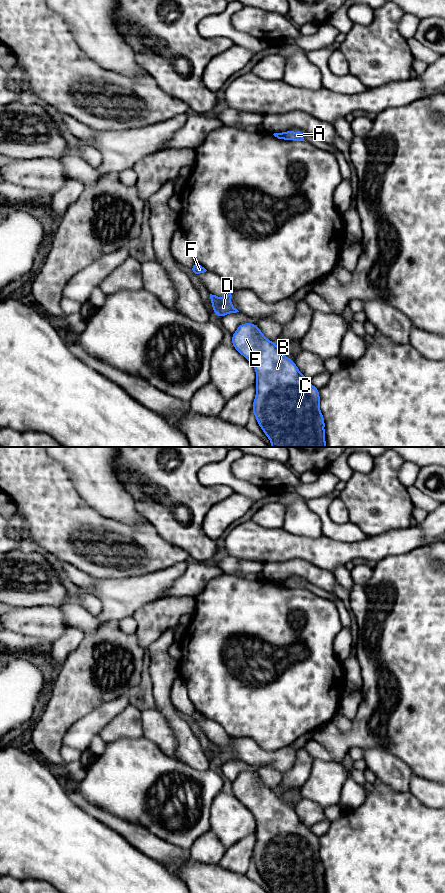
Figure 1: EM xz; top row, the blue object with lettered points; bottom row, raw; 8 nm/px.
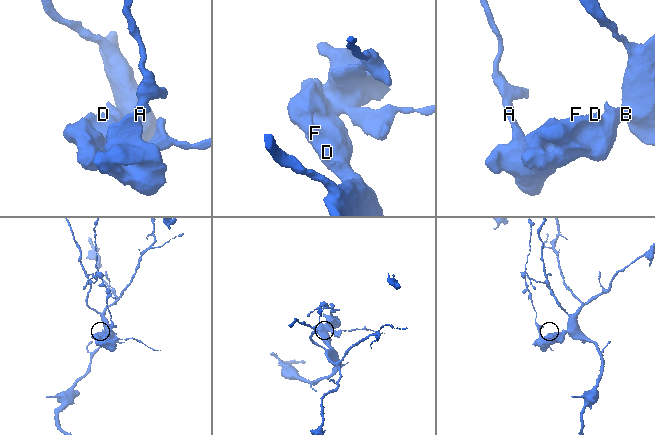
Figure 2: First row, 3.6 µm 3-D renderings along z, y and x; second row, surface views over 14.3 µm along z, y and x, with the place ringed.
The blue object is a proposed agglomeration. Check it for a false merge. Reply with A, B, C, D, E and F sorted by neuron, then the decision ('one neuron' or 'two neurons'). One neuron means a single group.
A / B C D E F; two neurons

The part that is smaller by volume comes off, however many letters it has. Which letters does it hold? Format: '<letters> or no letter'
A

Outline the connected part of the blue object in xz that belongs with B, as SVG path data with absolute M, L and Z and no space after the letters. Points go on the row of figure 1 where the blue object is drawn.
M242 323L232 334L232 346L245 357L256 372L256 395L252 413L264 434L271 441L271 447L326 447L325 420L320 410L319 389L313 386L298 369L294 360L286 357L278 345L268 340L257 324Z

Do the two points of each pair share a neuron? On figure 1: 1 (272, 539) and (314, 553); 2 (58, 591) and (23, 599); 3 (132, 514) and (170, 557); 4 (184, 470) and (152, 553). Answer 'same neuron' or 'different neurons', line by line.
1: same neuron
2: same neuron
3: different neurons
4: different neurons

